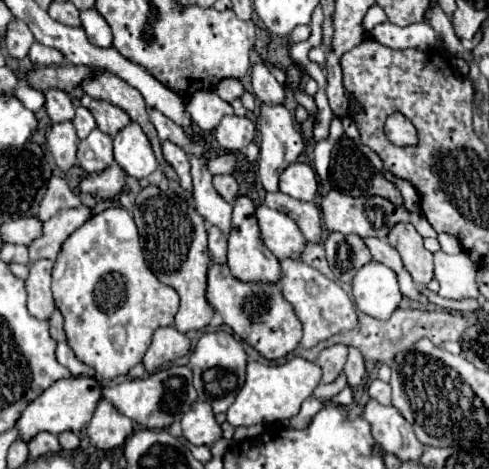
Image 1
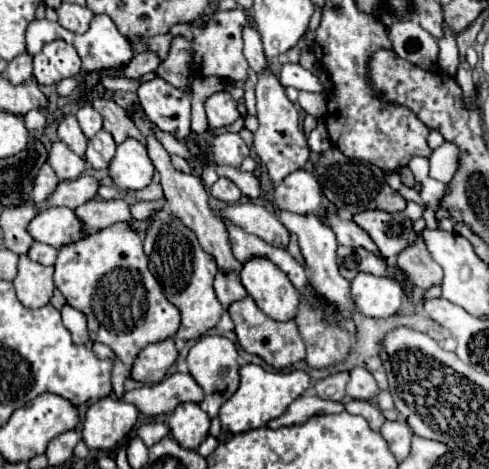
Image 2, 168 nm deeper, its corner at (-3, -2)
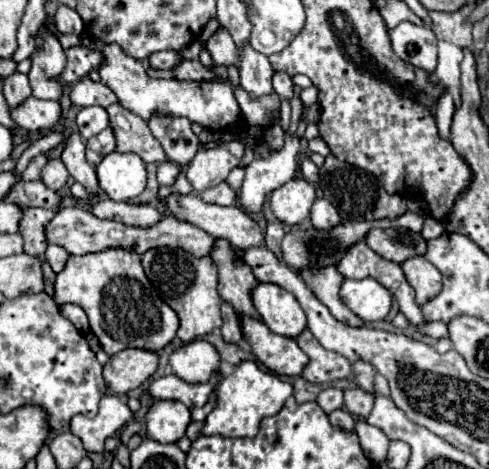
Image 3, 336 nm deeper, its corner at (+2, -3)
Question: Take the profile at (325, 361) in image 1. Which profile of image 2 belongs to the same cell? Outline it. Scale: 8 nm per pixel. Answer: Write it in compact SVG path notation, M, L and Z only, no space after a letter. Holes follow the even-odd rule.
M335 373L335 375L329 375L321 381L315 383L315 391L321 399L327 399L327 401L343 401L345 397L345 385L349 381L349 373Z

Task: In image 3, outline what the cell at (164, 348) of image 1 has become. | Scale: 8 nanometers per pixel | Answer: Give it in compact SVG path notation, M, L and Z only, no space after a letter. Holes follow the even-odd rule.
M126 348L110 356L104 366L104 380L114 390L114 394L124 396L130 390L142 386L156 370L160 356L150 350Z

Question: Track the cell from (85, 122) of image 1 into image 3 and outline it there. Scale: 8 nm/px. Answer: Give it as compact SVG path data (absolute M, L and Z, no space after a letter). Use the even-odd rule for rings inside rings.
M102 106L82 108L76 116L76 124L78 124L78 130L80 130L82 138L88 140L88 138L100 134L108 126L108 114Z

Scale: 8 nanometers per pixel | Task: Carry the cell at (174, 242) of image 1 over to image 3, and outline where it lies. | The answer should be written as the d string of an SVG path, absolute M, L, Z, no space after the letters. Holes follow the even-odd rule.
M152 248L142 254L142 266L146 270L148 280L160 292L162 300L178 314L180 318L178 338L184 344L204 334L210 334L214 328L222 326L220 296L216 290L218 276L210 256L196 258L190 252L184 252L180 248ZM178 258L180 258L180 266L178 266Z

